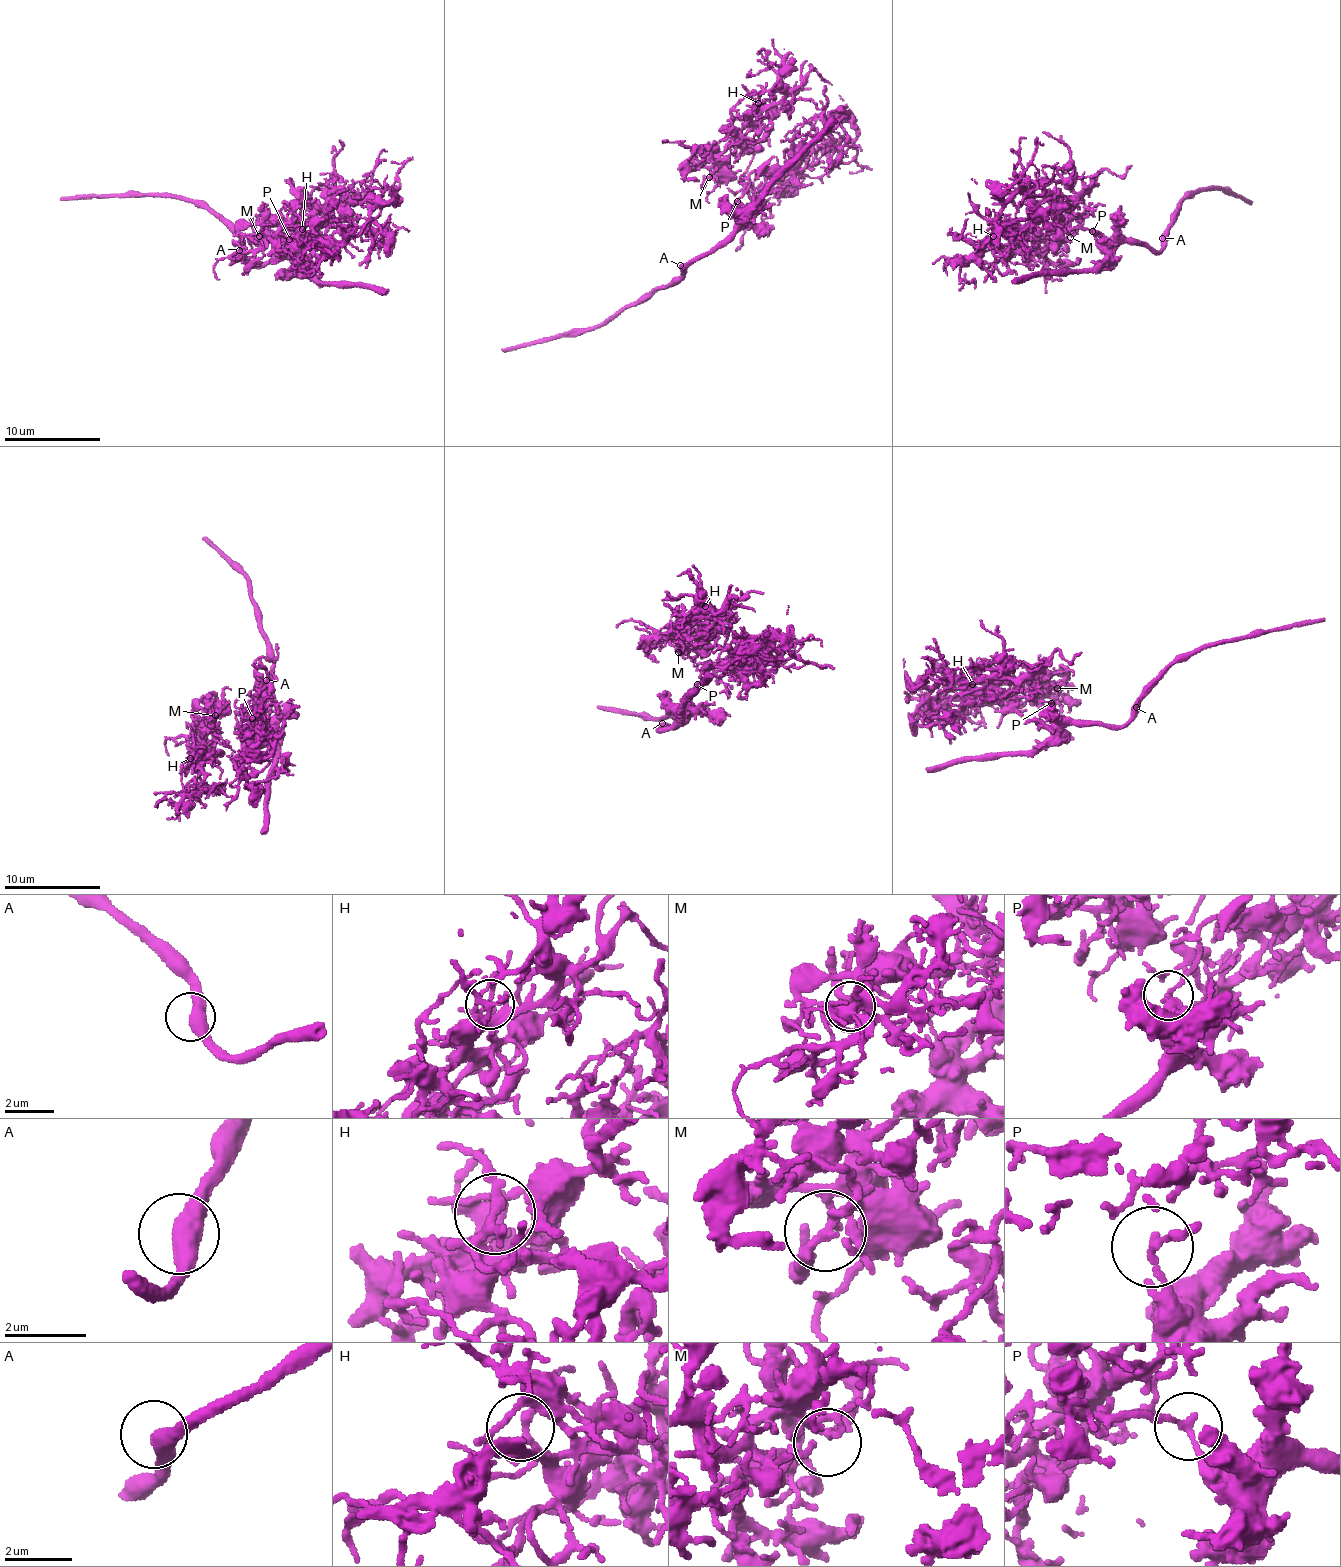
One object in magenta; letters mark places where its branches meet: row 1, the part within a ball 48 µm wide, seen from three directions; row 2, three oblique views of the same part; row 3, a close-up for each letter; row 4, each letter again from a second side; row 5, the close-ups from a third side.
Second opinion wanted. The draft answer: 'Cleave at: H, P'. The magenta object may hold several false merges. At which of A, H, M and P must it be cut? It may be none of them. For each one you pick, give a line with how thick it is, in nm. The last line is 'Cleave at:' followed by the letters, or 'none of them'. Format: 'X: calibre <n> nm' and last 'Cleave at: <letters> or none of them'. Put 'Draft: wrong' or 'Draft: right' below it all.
P: calibre 170 nm
Cleave at: P
Draft: wrong

